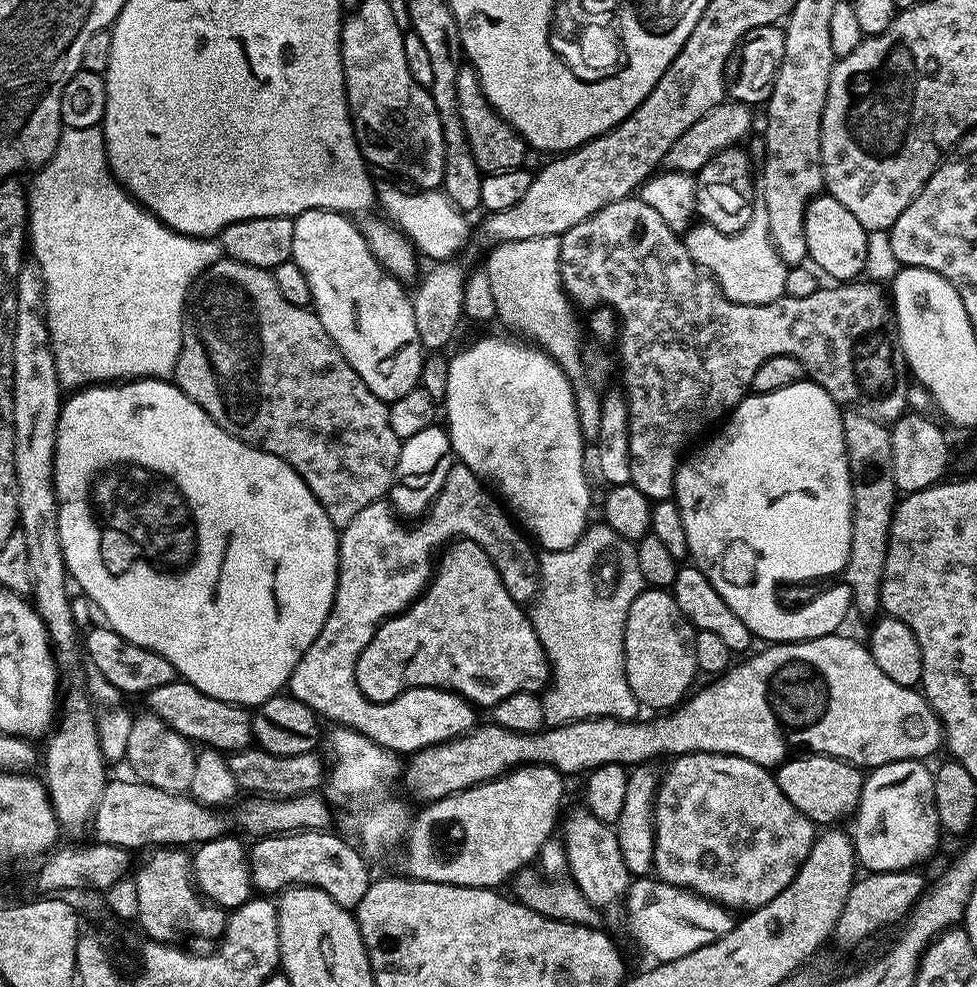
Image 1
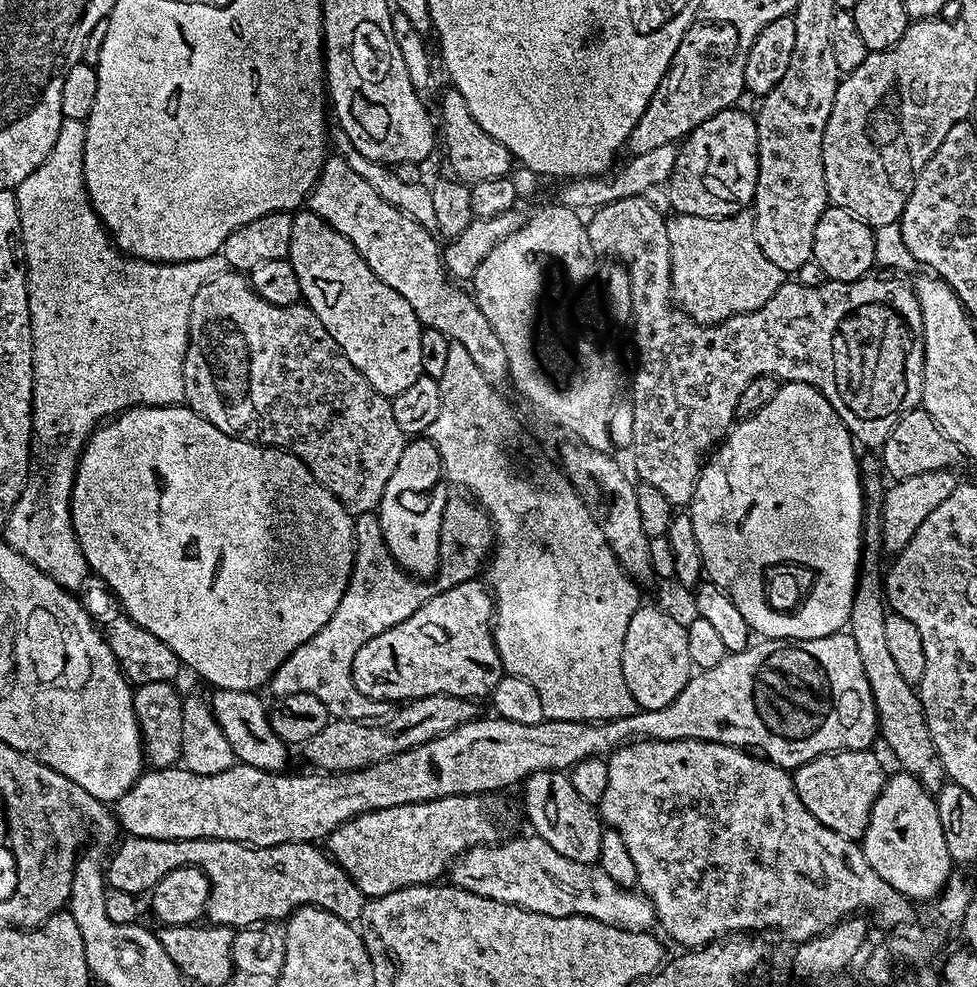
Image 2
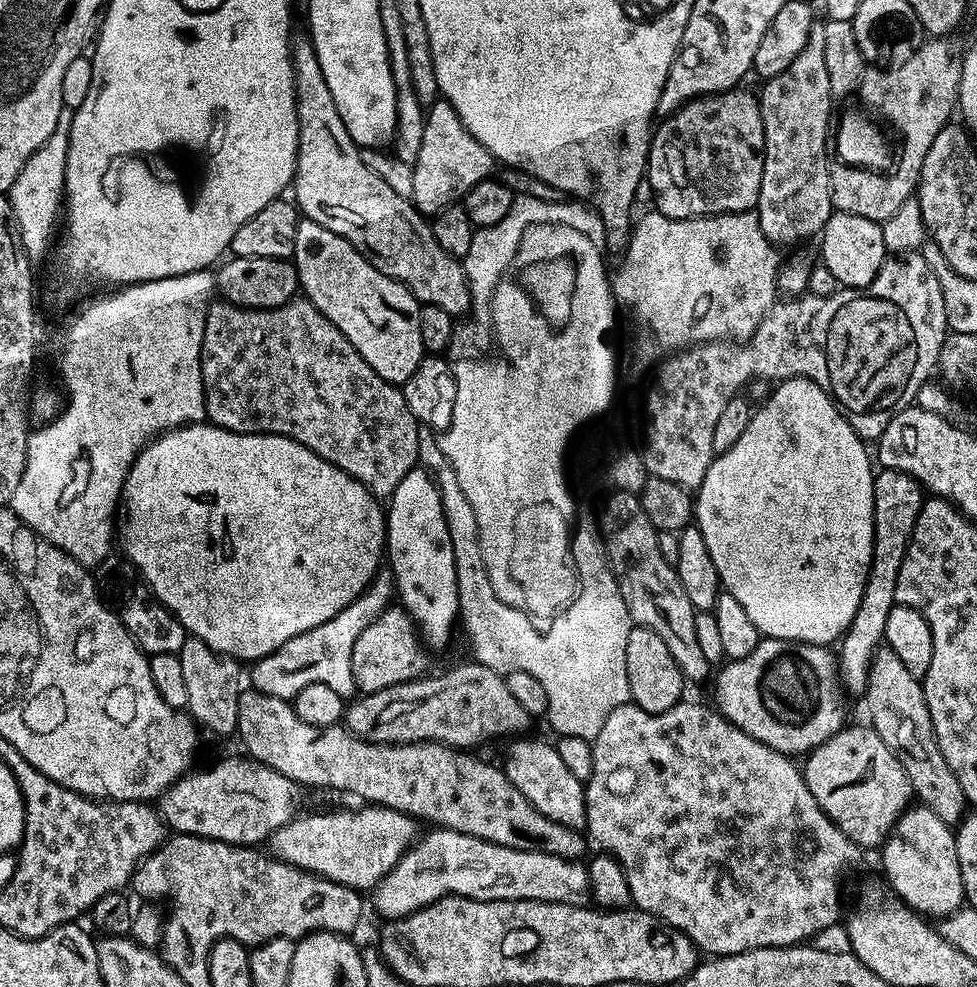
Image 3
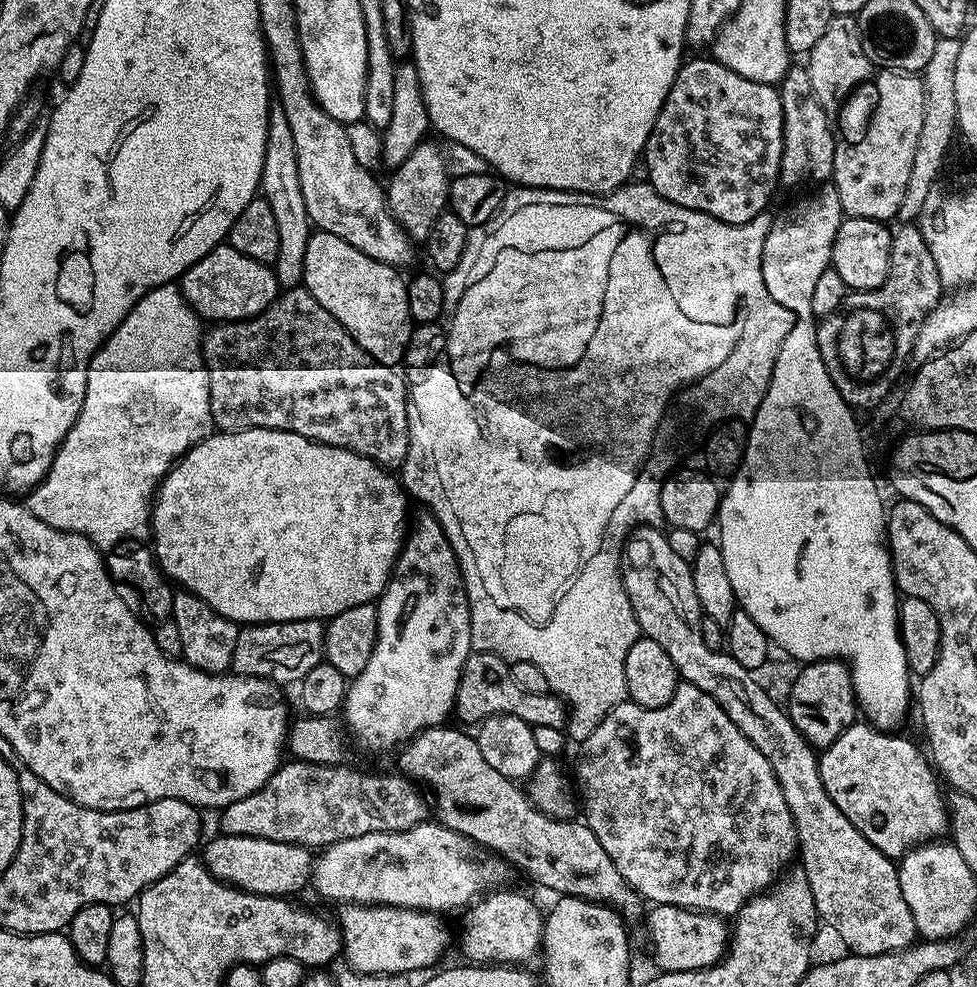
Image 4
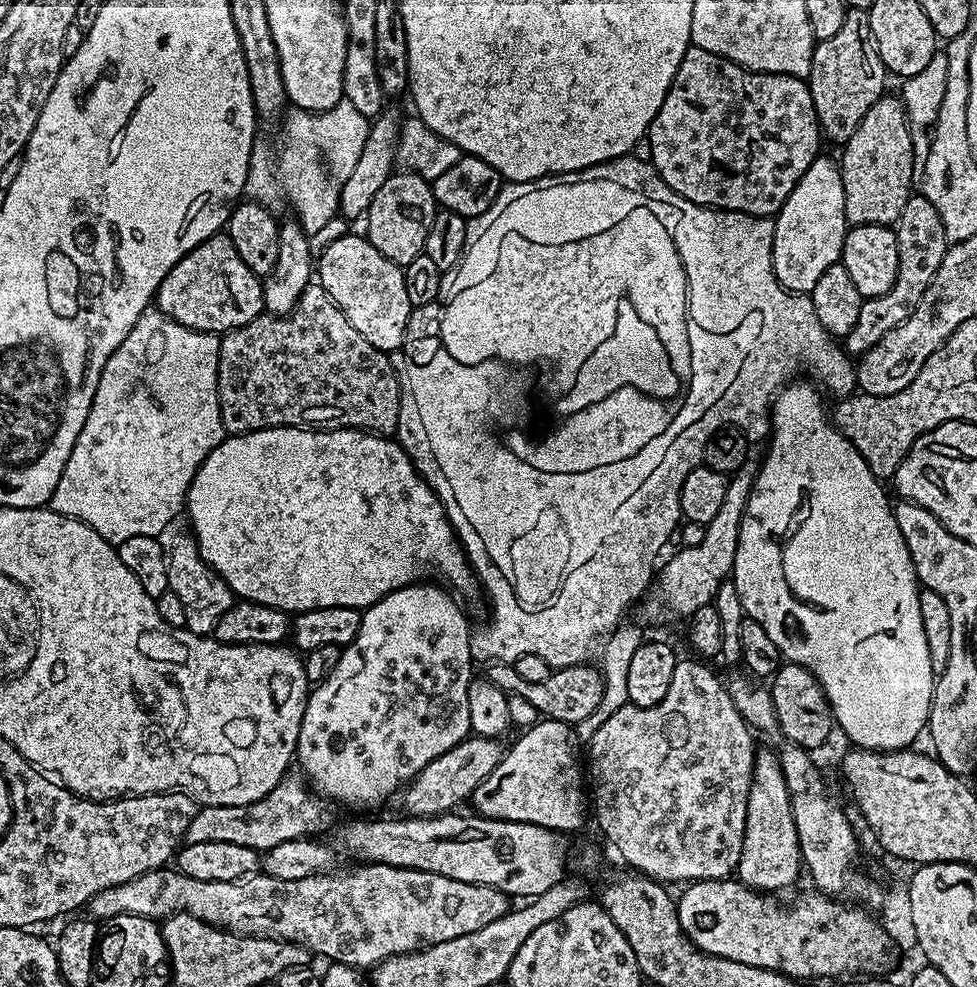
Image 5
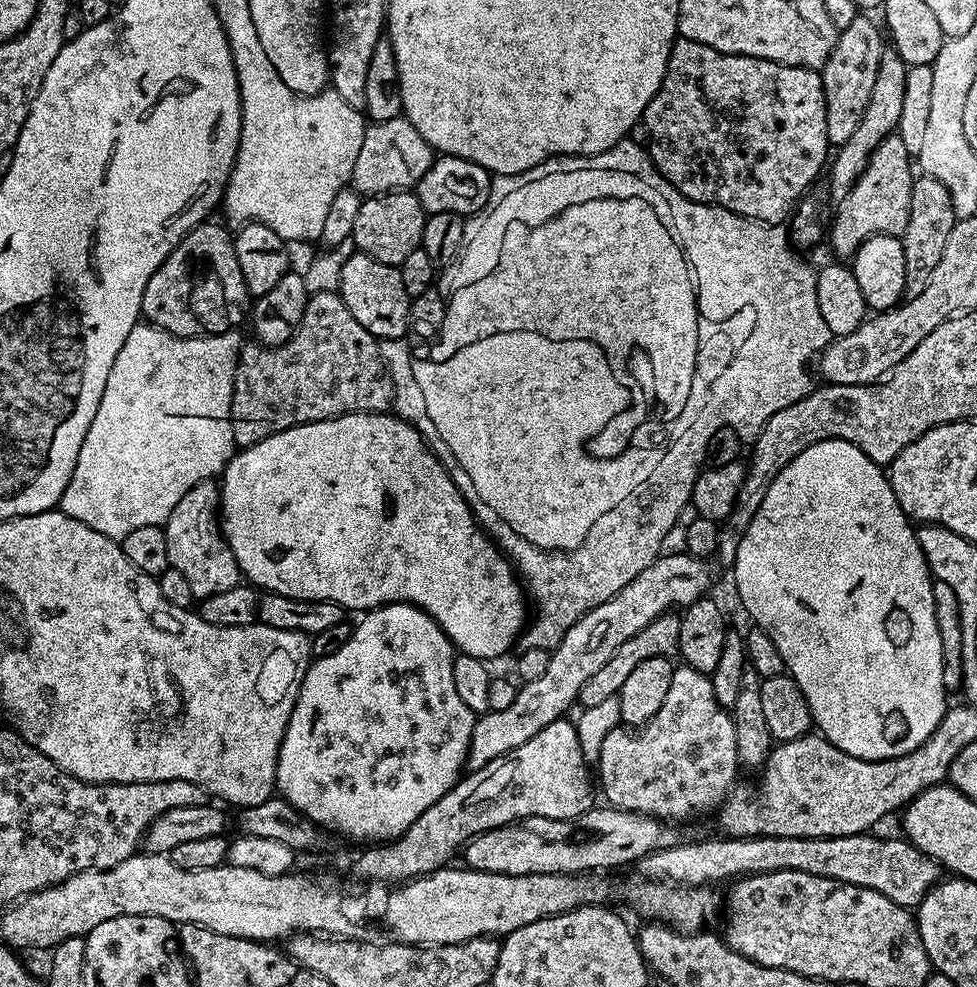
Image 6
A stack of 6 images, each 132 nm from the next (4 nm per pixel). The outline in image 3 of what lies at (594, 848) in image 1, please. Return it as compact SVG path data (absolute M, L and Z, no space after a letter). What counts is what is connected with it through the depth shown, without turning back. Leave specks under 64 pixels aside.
M516 738L511 741L512 744L508 748L508 757L502 761L502 767L506 775L510 778L510 782L514 782L514 786L518 786L518 790L522 790L522 794L531 804L542 814L546 814L546 818L550 818L554 822L558 822L567 828L583 829L586 824L586 802L584 801L585 785L578 778L574 778L574 774L570 774L570 770L566 770L562 758L558 758L558 750L551 743L547 744L544 740L524 740L528 738Z

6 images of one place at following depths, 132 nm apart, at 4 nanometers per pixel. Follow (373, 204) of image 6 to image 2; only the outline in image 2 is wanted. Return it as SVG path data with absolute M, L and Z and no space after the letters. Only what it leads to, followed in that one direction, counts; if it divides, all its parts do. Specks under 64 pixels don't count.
M449 87L447 91L448 93L440 100L438 140L442 145L442 152L444 148L444 156L448 159L449 166L452 167L451 175L469 186L482 182L486 178L509 175L514 167L510 150L506 150L506 146L502 146L502 142L498 142L498 138L490 138L490 134L486 134L486 130L482 130L482 126L478 126L478 122L474 122L474 114L470 114L470 106L466 106L466 98L462 98L462 94L458 94L456 88Z

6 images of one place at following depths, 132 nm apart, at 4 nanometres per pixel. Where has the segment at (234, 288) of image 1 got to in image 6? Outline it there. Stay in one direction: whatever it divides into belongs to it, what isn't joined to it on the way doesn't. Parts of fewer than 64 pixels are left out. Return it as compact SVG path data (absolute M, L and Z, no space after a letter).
M339 291L311 293L306 306L306 314L302 314L302 322L298 326L298 330L284 344L280 344L276 348L270 348L267 344L251 343L245 343L240 349L236 377L234 378L234 394L230 406L234 442L240 448L249 448L251 444L262 442L266 438L270 438L282 430L290 430L294 426L302 426L319 420L332 420L336 416L341 416L347 412L386 412L393 407L392 375L388 372L383 354L379 352L380 340L371 336L366 330L366 326L362 326L362 322L358 322L358 318L354 318L354 314L350 314L350 310L346 306L346 302L340 297Z

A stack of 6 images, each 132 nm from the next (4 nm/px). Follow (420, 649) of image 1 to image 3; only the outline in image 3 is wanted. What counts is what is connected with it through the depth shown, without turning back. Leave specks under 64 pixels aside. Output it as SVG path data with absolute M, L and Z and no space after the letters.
M390 606L378 619L370 622L370 626L358 634L358 642L354 642L352 673L357 689L367 694L407 680L419 680L429 671L427 654L412 617L403 607Z

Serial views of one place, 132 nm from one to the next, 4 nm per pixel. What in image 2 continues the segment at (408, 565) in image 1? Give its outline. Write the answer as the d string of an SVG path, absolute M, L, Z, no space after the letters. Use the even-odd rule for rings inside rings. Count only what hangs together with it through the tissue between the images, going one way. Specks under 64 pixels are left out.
M467 494L449 495L442 514L440 570L434 576L436 592L445 592L467 580L477 579L480 567L493 555L496 530L488 511ZM361 512L352 526L354 555L352 571L348 574L348 589L338 602L332 617L298 650L294 650L278 666L270 681L273 697L286 694L314 694L328 708L329 717L337 720L379 721L387 717L389 705L383 700L366 698L354 686L354 658L370 638L382 634L387 628L406 622L434 594L430 583L405 571L392 557L382 534L380 517L376 512Z

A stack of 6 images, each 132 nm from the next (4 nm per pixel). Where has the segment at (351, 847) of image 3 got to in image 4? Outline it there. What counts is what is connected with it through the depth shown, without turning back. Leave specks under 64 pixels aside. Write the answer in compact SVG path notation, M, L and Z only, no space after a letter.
M225 836L216 837L203 845L202 859L208 869L227 880L229 884L241 888L243 892L254 892L259 896L291 897L291 892L300 892L310 884L310 869L314 864L311 851L297 844L274 842L257 836Z

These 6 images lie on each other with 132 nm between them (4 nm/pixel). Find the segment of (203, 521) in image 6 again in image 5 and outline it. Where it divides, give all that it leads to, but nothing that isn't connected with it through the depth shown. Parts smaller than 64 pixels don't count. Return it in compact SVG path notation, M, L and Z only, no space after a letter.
M191 535L180 536L168 553L168 592L155 597L158 614L172 628L185 627L196 636L211 637L226 610L234 603L230 586L202 558L200 547Z

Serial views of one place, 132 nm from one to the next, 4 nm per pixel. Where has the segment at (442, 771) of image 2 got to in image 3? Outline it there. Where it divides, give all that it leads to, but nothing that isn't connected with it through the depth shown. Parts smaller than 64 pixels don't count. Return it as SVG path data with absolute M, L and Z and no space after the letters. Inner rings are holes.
M762 638L758 646L754 646L754 654L741 660L728 660L720 670L716 676L716 689L712 692L716 699L716 711L734 726L738 726L738 730L750 734L750 738L770 746L783 756L800 758L811 754L845 727L846 693L840 682L838 656L831 647L822 644L799 644L797 640ZM239 755L228 756L201 772L189 771L159 797L158 812L173 833L256 846L259 840L267 841L273 832L296 819L303 809L300 807L304 804L305 789L278 774L278 770Z

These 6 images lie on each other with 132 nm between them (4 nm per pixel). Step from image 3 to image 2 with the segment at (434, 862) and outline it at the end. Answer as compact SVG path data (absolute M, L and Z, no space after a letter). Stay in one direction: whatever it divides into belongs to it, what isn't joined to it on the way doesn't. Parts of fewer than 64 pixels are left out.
M527 834L521 840L508 840L503 842L497 842L494 844L486 844L478 848L472 848L468 852L464 852L456 860L455 864L450 869L450 880L455 887L465 888L470 890L474 894L482 894L486 898L494 898L498 902L506 902L507 904L516 904L520 908L525 908L531 912L537 912L538 914L546 914L547 916L585 916L586 918L594 918L598 922L603 924L612 924L615 928L626 928L631 932L646 932L651 929L653 925L657 923L656 911L654 906L649 902L648 897L639 890L633 890L630 888L620 888L618 882L614 882L614 878L610 878L610 874L606 874L596 864L579 864L574 862L570 858L564 857L562 854L558 854L558 850L554 850L554 846L550 846L541 836L535 834Z

